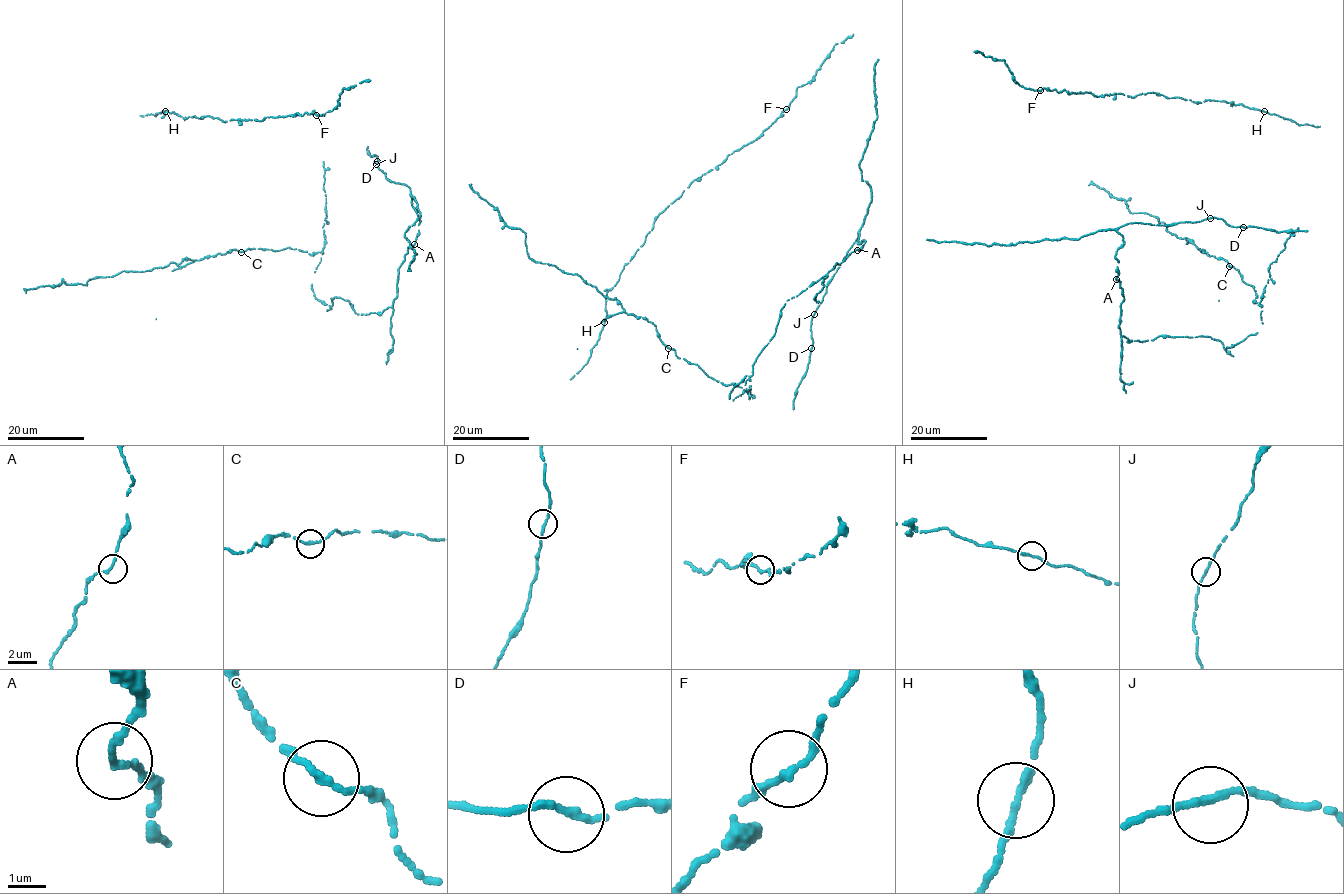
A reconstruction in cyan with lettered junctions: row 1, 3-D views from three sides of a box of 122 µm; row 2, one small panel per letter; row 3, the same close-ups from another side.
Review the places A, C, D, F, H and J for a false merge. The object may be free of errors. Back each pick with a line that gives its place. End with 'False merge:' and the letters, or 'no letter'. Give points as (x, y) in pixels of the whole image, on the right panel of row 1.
False merge: no letter

